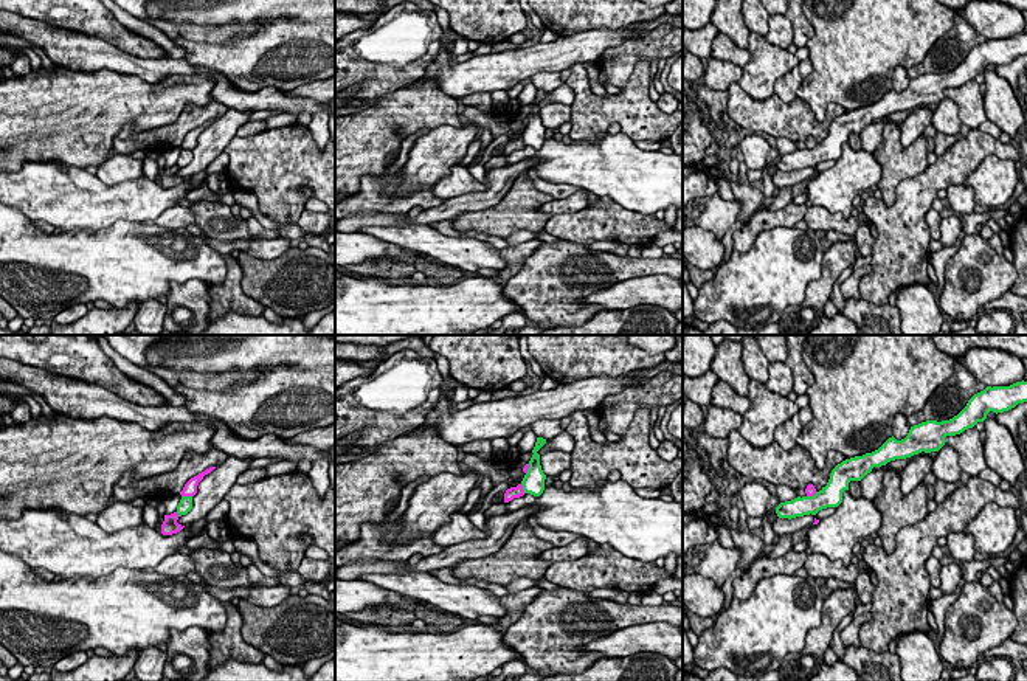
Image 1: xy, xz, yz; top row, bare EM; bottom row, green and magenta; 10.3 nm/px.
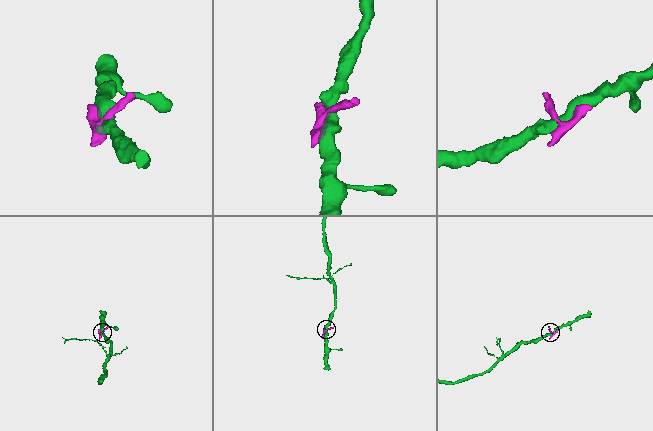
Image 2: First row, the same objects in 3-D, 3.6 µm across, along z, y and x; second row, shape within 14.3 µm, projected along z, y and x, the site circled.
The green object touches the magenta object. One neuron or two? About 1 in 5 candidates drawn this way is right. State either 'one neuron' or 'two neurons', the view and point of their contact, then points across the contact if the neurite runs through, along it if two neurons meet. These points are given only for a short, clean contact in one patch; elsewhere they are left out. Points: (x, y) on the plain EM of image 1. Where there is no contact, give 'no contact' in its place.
two neurons; contact xy (186, 149)

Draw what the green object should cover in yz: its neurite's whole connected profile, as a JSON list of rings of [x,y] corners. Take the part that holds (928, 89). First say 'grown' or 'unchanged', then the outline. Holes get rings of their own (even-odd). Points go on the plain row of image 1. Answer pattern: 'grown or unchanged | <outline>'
unchanged | [[[1024,33],[1010,39],[987,39],[974,47],[953,71],[922,74],[911,79],[908,88],[901,93],[892,88],[878,102],[842,113],[832,123],[825,140],[813,149],[797,149],[780,155],[776,166],[779,171],[791,172],[810,166],[816,168],[827,160],[838,160],[842,155],[842,144],[849,143],[849,135],[861,133],[873,119],[906,112],[922,104],[939,104],[945,98],[946,88],[956,88],[973,81],[977,74],[984,74],[990,64],[1004,65],[1024,54],[1027,54],[1027,34]]]

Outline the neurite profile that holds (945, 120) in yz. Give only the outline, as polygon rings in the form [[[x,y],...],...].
[[[945,96],[937,104],[937,110],[932,113],[931,124],[940,133],[951,135],[951,137],[960,137],[962,123],[960,123],[957,104],[953,99]]]

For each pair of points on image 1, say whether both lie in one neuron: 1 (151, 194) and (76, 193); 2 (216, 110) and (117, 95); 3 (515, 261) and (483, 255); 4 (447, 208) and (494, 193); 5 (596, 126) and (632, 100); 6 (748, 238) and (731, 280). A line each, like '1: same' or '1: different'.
1: same
2: different
3: different
4: same
5: same
6: different

